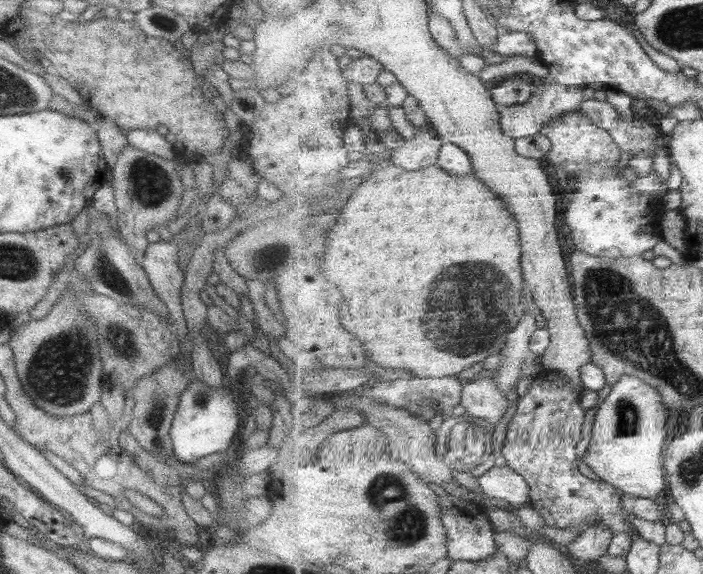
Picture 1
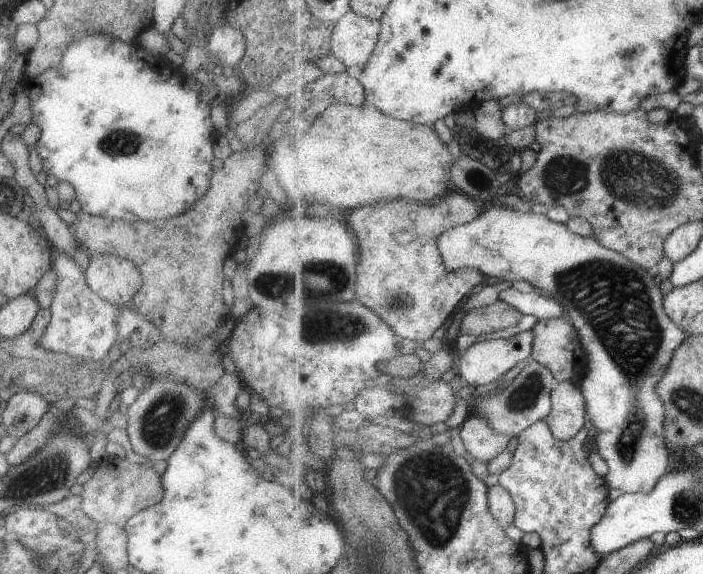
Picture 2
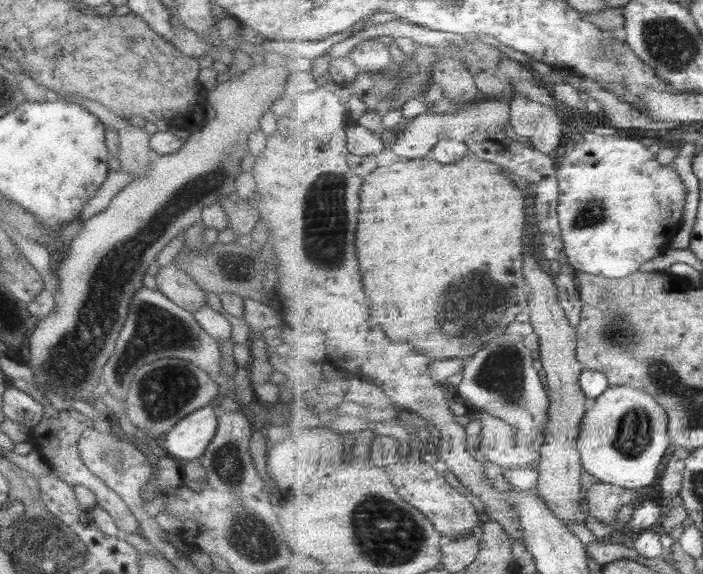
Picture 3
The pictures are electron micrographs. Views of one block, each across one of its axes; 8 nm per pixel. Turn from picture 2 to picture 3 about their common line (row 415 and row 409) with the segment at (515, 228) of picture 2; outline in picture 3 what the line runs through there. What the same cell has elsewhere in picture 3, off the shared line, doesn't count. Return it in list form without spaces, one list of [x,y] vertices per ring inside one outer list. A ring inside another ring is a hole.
[[[611,386],[600,398],[592,402],[587,411],[587,418],[582,423],[580,450],[585,471],[602,483],[614,484],[631,490],[644,490],[654,484],[658,474],[674,448],[673,438],[669,433],[669,410],[658,402],[654,395],[634,386]]]

